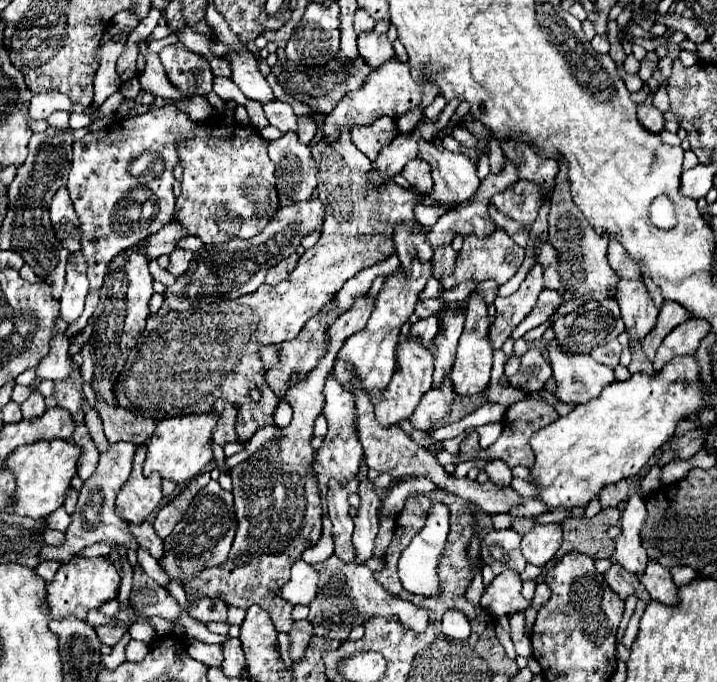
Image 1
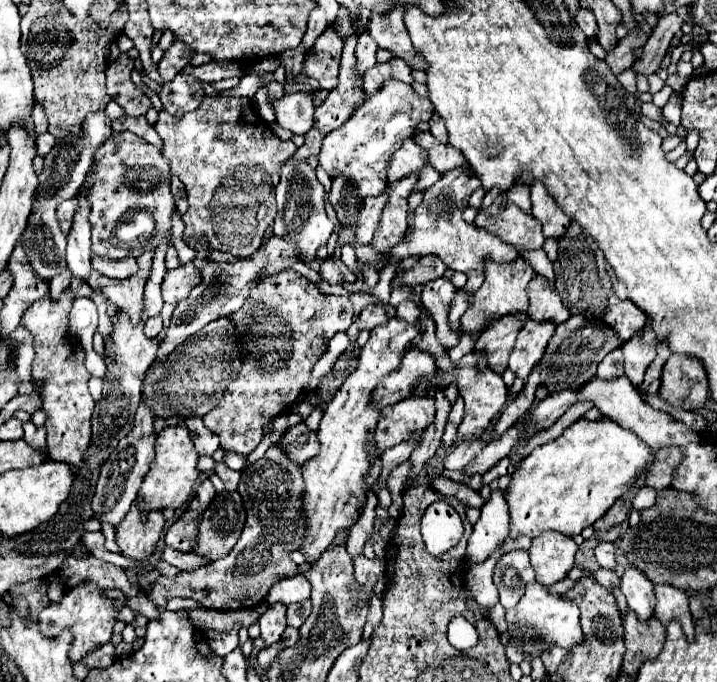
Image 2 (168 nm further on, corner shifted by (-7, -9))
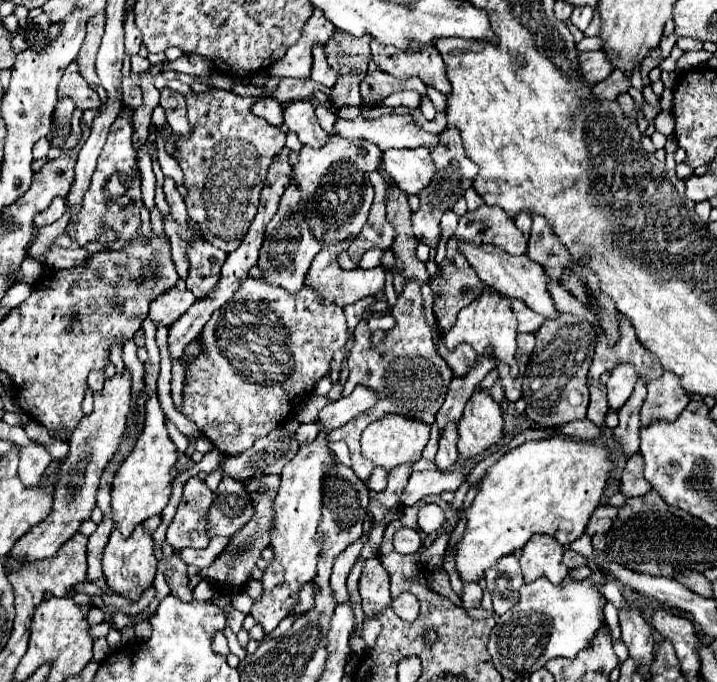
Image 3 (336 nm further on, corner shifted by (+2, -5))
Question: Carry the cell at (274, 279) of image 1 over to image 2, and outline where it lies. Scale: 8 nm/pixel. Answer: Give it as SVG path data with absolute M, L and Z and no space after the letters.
M290 269L264 277L252 289L250 301L266 305L272 311L272 315L248 315L248 301L246 301L246 307L242 307L240 311L228 317L242 343L242 369L238 377L226 387L224 397L216 403L216 407L202 417L204 425L214 435L220 437L220 447L226 451L240 453L240 455L250 455L262 441L264 427L270 421L274 421L282 411L290 409L296 403L296 399L306 391L304 387L310 379L312 367L326 353L328 341L336 333L348 331L348 327L352 325L352 315L354 315L352 301L348 297L326 297L318 291L318 287L312 281L308 281L306 277Z

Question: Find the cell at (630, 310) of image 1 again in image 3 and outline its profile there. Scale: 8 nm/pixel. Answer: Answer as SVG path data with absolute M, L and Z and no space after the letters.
M619 363L613 373L611 379L607 381L607 395L609 395L609 407L613 411L621 409L621 405L625 403L625 399L629 399L633 385L637 381L637 371L631 363Z

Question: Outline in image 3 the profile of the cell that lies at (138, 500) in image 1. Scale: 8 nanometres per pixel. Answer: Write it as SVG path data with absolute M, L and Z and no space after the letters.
M137 525L135 531L129 537L123 537L119 531L113 529L113 533L109 537L109 543L103 551L103 573L105 573L107 585L113 591L135 599L145 587L149 587L153 583L155 573L157 573L157 559L153 555L151 533L147 533L143 529L143 525Z

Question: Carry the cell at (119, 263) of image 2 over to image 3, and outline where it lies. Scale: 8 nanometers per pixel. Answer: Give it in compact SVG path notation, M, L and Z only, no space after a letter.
M61 235L53 245L51 249L47 251L45 255L45 265L49 267L77 267L77 265L83 265L83 261L89 257L89 253L79 247L73 239L69 239L69 235Z

